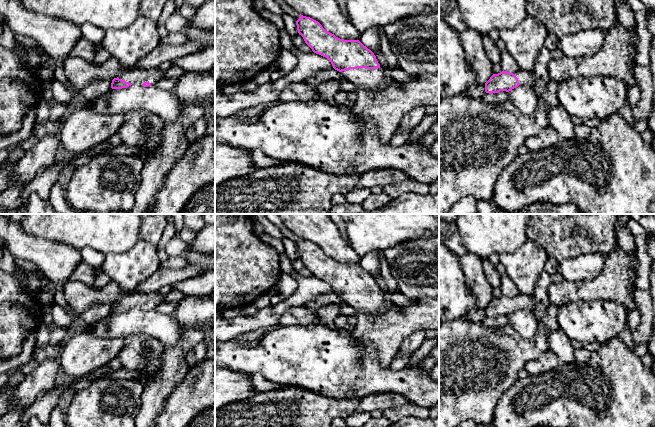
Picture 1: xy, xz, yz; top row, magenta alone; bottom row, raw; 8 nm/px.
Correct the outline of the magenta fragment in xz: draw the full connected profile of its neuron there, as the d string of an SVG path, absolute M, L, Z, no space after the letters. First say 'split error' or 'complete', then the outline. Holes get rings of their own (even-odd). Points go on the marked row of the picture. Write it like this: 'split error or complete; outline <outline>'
split error; outline M300 14L298 33L316 54L326 57L333 68L359 88L385 88L396 80L385 74L374 53L359 40L344 40L326 31L322 25Z

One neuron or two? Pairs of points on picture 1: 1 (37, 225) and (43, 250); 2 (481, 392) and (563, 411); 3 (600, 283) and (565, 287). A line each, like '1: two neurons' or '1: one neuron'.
1: two neurons
2: two neurons
3: one neuron

